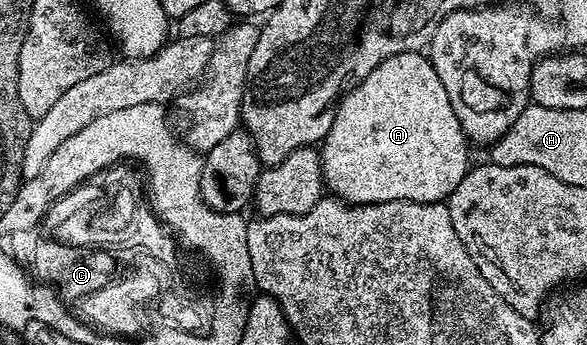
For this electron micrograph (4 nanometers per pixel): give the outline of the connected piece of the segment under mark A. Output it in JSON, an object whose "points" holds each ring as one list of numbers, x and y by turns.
{"points":[[416,51,396,53,396,57,380,61,364,81,349,88,338,100,332,129,320,144,322,182,331,196,351,205,386,201,441,203,449,199,471,166,466,147,467,137,429,58]]}

